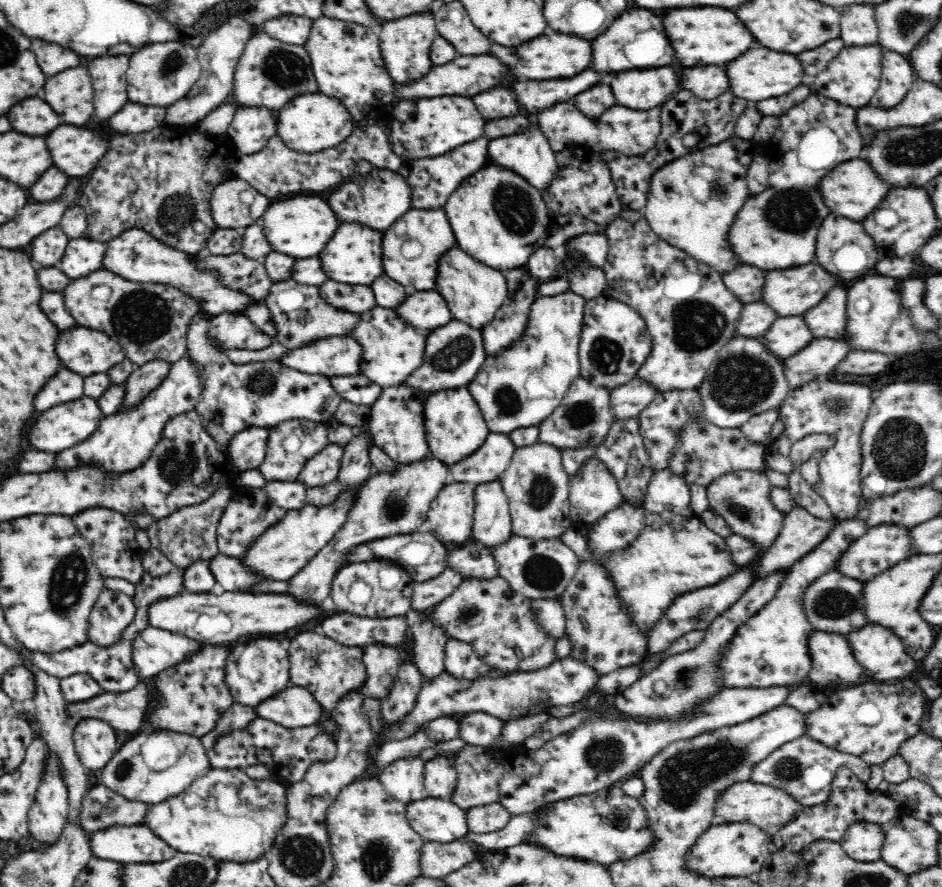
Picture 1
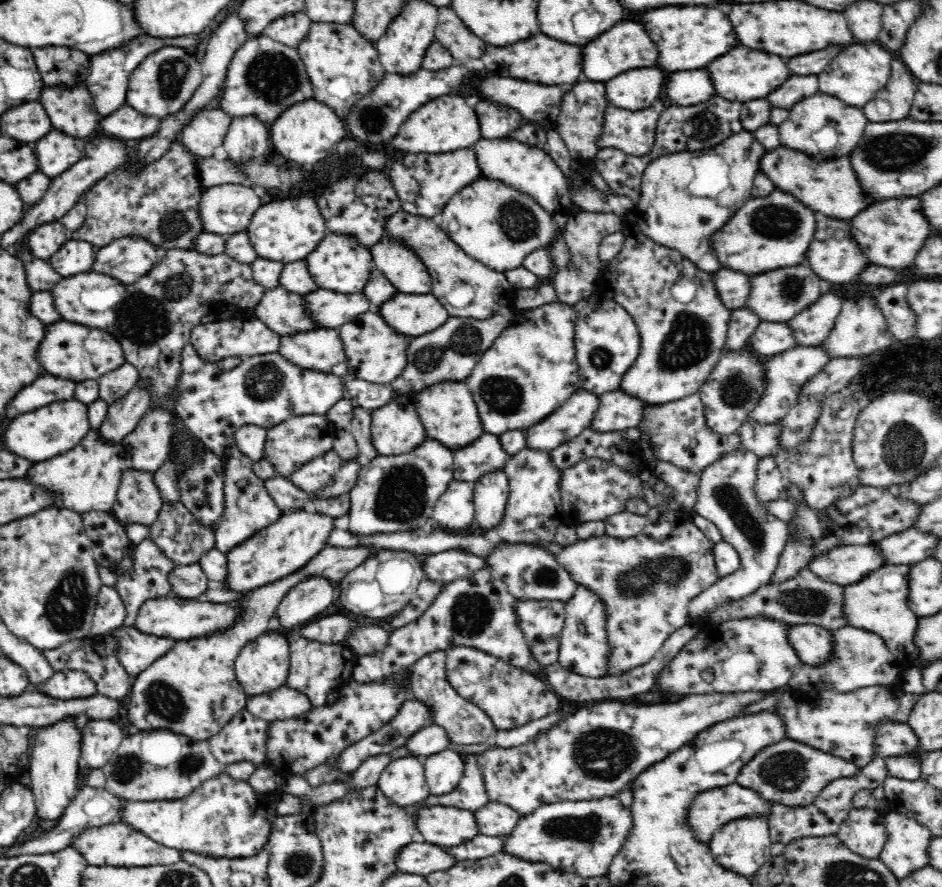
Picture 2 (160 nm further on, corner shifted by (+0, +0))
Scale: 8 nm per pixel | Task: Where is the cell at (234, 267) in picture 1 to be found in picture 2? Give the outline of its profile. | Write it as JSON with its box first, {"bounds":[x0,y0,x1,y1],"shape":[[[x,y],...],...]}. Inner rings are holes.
{"bounds":[54,248,265,412],"shape":[[[172,248],[160,251],[160,261],[152,267],[148,274],[141,276],[132,284],[124,284],[110,276],[98,272],[80,272],[80,276],[62,278],[54,288],[54,304],[56,310],[65,321],[92,328],[100,328],[109,332],[120,342],[125,359],[139,370],[139,378],[145,382],[145,390],[149,392],[149,410],[161,408],[165,412],[173,412],[174,389],[180,377],[180,356],[183,348],[189,343],[192,328],[198,326],[200,320],[208,314],[220,311],[246,312],[262,300],[265,288],[256,283],[252,275],[252,267],[242,261],[236,261],[226,253],[216,256],[205,255],[190,249]]]}

